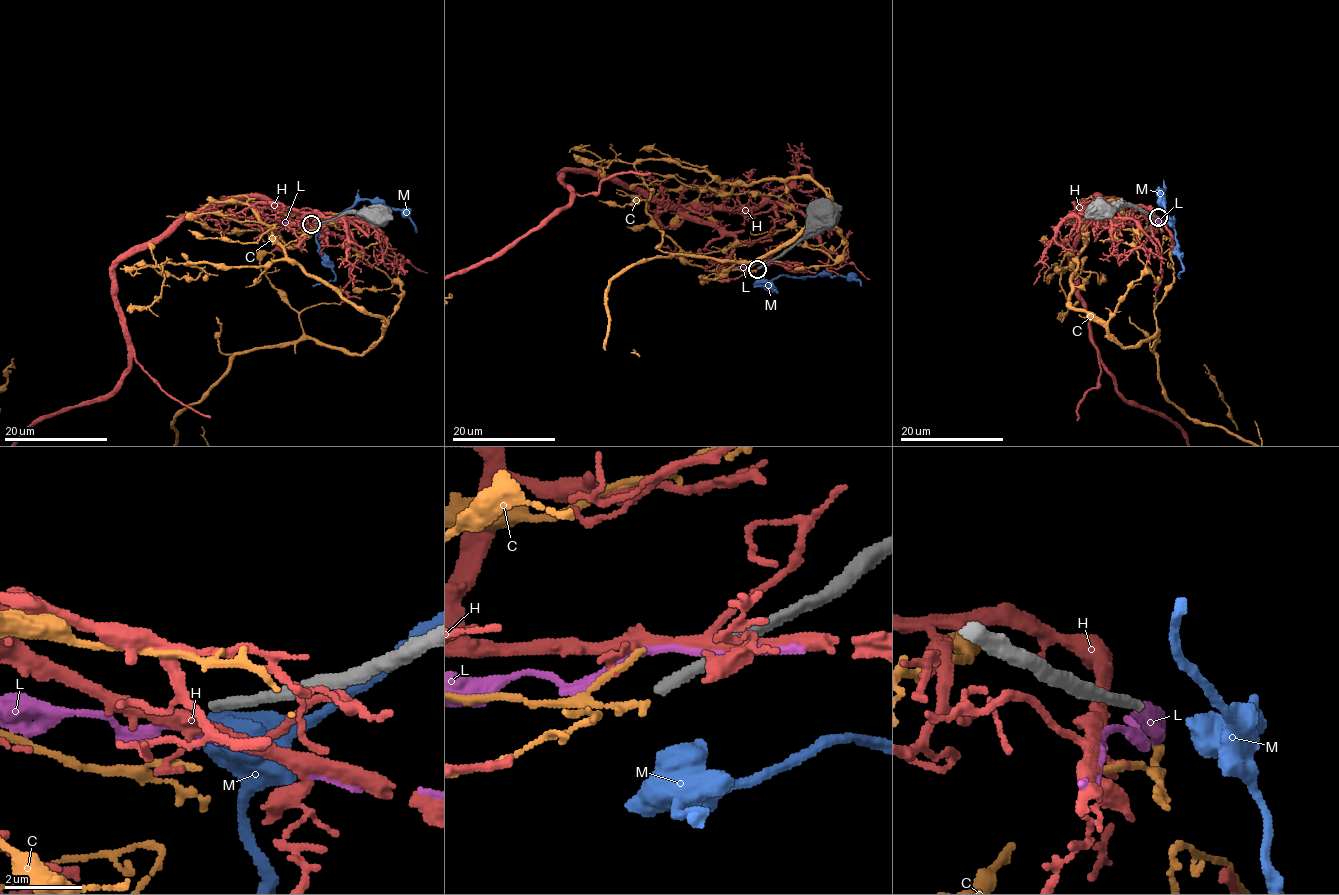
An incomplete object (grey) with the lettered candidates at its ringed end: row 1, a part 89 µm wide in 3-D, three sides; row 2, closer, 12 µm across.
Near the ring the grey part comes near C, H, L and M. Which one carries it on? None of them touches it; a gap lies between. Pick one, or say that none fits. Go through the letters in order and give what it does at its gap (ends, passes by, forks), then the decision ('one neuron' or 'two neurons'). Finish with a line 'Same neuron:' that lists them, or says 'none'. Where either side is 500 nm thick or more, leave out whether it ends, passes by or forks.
C: it ends; two neurons
H: it forks; two neurons
L: it passes by; two neurons
M: two neurons
Same neuron: none

